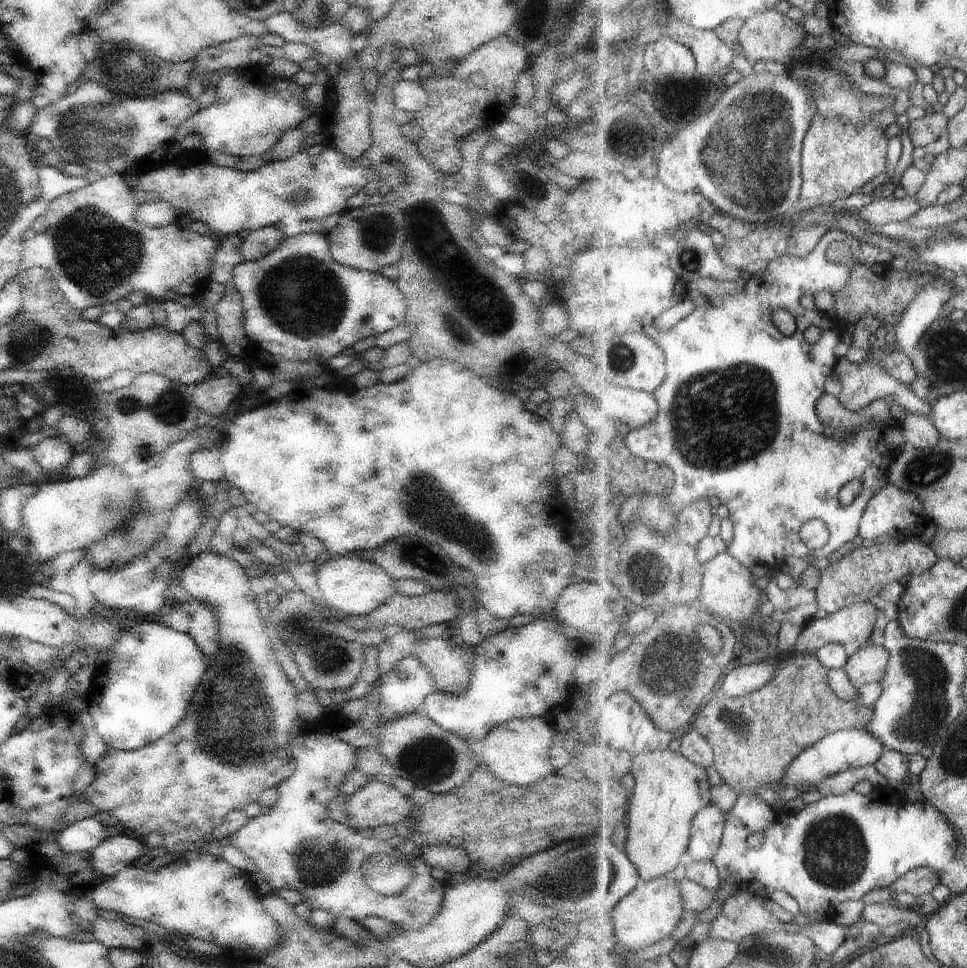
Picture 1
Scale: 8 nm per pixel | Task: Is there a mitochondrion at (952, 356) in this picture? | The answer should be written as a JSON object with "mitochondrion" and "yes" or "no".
{"mitochondrion":"yes"}

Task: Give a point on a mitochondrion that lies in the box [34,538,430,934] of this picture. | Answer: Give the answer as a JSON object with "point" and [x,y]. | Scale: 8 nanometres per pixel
{"point":[329,659]}

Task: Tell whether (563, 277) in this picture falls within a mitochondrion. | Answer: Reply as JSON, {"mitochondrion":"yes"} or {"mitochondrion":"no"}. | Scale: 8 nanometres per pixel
{"mitochondrion":"no"}

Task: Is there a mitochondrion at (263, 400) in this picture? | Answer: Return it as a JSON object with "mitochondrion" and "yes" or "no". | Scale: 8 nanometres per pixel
{"mitochondrion":"no"}

